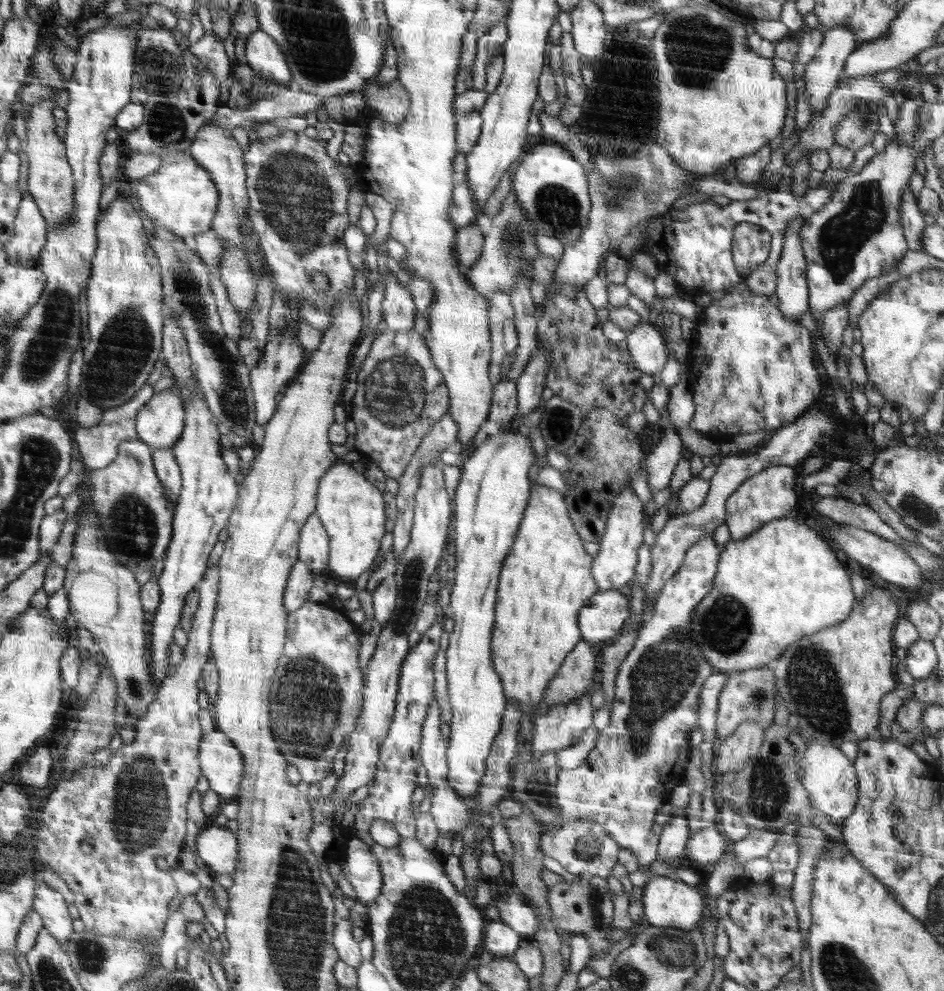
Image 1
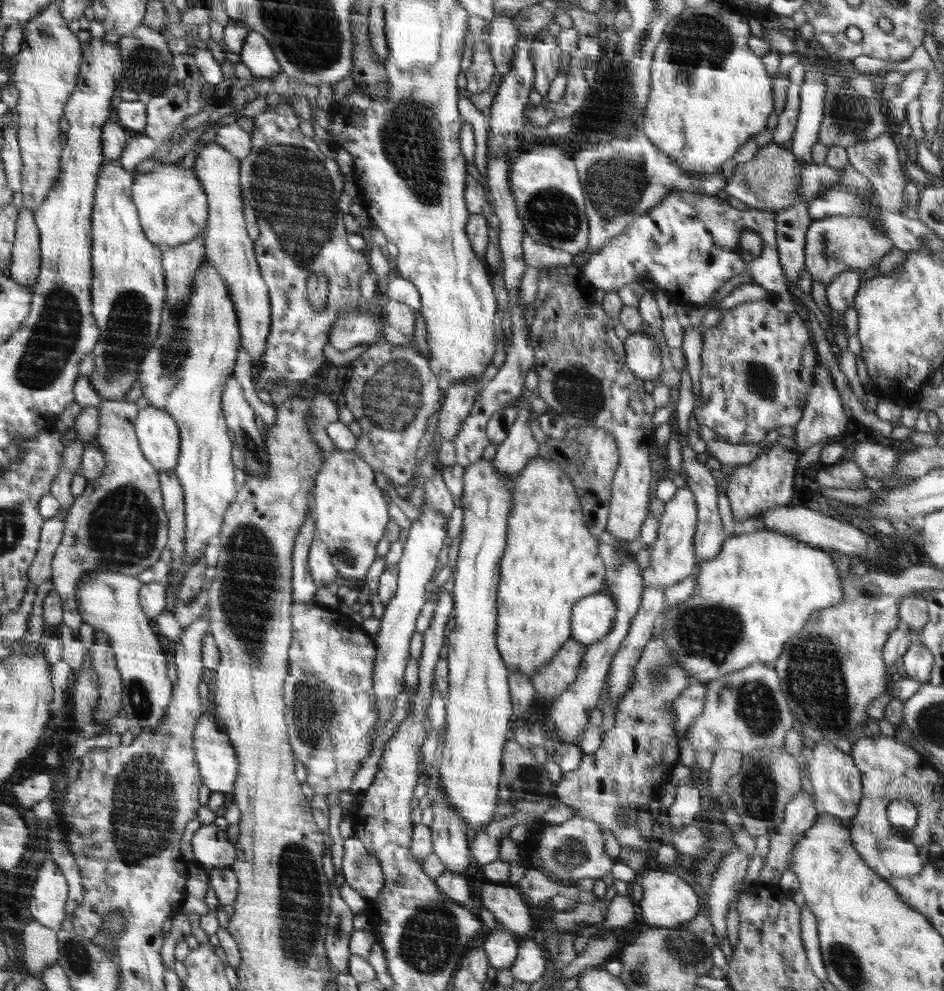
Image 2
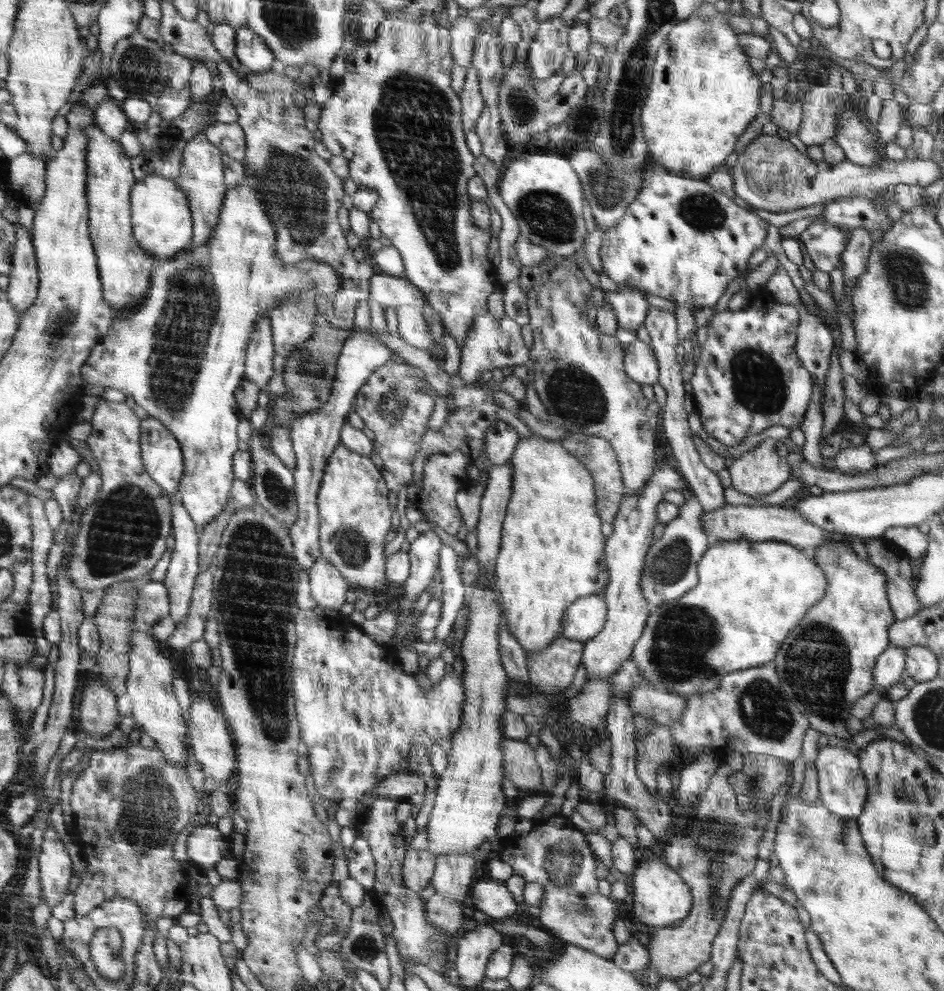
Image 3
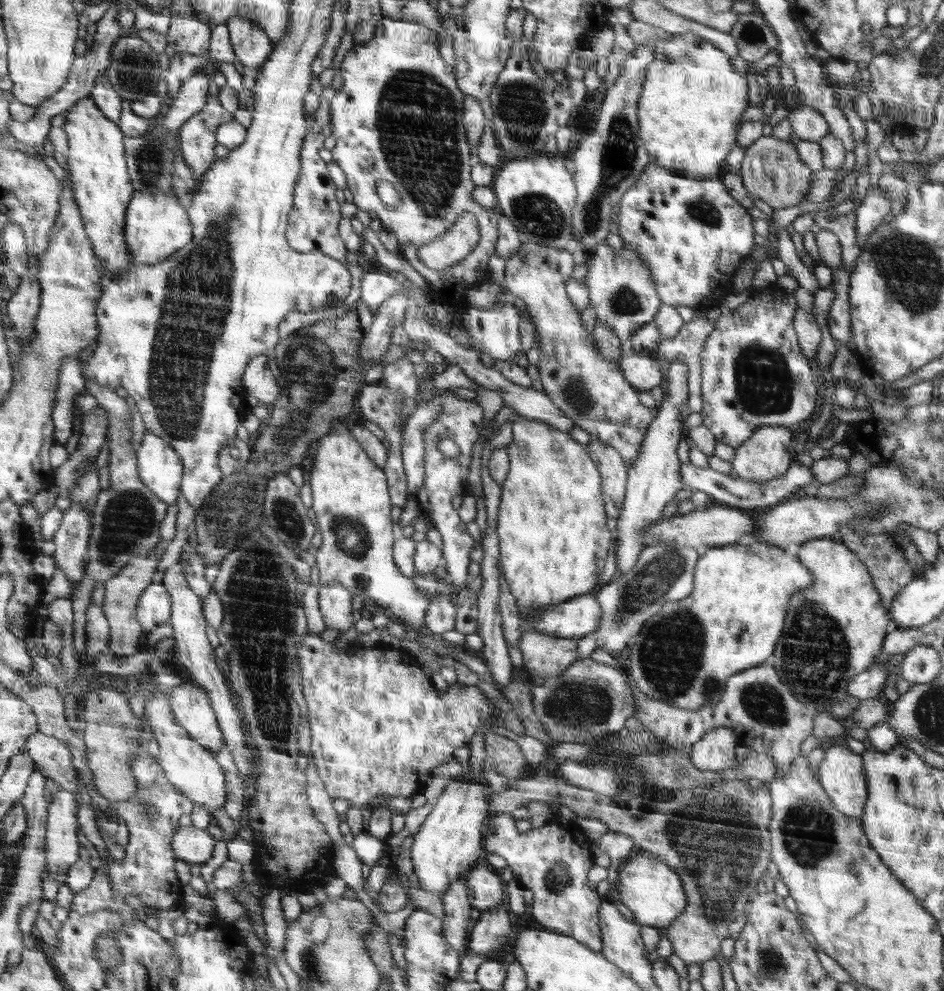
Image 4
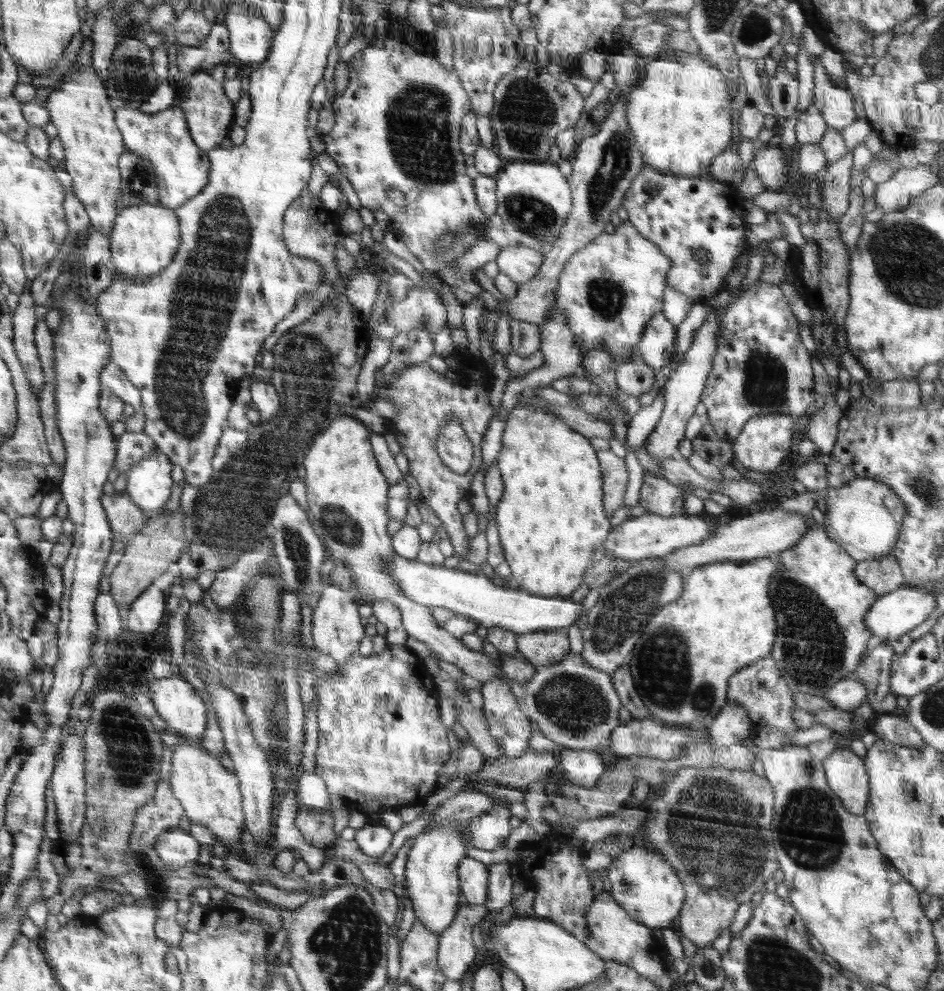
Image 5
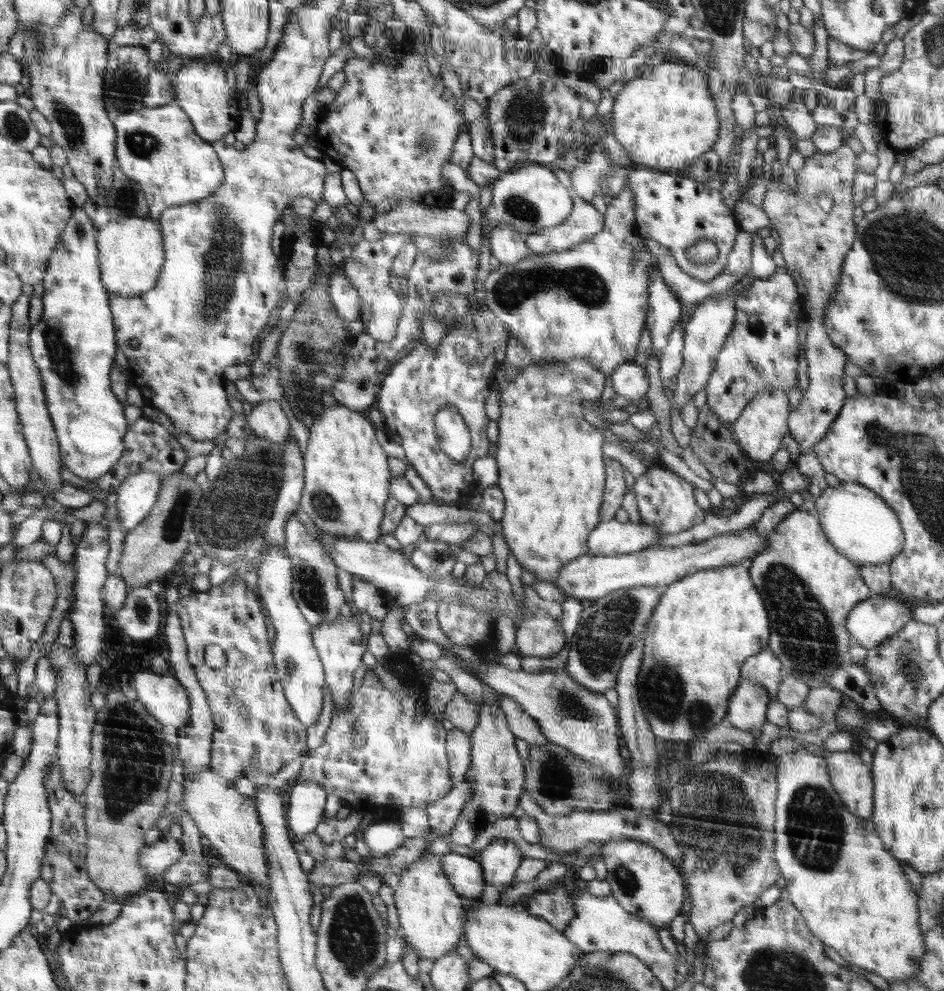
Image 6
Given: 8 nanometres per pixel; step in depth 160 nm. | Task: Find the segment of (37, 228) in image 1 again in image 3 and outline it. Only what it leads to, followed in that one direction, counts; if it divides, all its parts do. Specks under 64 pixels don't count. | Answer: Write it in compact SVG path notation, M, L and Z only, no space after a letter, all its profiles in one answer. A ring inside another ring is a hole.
M17 226L17 243L13 256L14 270L8 288L10 298L22 316L37 300L38 286L36 247L26 226Z

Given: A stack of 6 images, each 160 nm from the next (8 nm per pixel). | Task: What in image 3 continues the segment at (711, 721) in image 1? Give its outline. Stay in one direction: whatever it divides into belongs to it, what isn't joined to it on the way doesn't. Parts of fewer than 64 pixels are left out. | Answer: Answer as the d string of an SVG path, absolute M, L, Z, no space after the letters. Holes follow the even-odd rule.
M645 683L630 690L630 706L634 715L638 713L650 717L657 724L668 727L683 715L687 698Z

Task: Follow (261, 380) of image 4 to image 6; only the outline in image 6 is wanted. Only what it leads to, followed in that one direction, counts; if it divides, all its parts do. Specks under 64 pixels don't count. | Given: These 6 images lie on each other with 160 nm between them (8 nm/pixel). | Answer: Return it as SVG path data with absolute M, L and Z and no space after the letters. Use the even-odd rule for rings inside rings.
M263 400L253 405L253 410L245 414L247 428L254 431L260 440L272 446L282 446L289 441L290 424L280 404L275 400Z

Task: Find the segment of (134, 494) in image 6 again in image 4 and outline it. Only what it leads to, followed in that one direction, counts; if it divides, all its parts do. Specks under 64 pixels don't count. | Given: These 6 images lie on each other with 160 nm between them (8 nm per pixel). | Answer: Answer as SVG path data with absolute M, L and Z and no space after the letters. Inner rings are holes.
M145 432L139 450L135 454L138 476L142 484L167 505L176 504L181 491L181 480L184 476L184 465L170 448L152 432Z

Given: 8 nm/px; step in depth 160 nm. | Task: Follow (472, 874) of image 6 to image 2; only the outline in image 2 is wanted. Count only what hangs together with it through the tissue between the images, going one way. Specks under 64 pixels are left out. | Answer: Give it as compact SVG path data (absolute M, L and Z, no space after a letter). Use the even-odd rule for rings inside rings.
M488 882L483 886L482 905L492 912L498 924L513 931L514 935L524 935L530 930L530 908L522 896L509 884Z

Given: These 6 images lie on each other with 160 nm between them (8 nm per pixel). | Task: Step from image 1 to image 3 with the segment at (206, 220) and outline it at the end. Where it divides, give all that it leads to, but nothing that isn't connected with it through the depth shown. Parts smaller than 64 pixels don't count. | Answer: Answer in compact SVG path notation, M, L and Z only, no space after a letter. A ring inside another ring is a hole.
M150 174L137 180L132 192L132 224L138 244L160 261L174 257L183 250L193 235L193 216L186 192L168 177Z

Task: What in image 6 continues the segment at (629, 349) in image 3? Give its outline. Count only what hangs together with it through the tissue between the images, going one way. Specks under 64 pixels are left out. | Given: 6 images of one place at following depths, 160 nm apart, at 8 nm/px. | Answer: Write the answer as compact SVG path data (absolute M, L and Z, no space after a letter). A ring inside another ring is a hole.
M637 363L621 364L611 374L612 386L618 396L629 398L629 401L636 401L648 392L648 378L642 366Z

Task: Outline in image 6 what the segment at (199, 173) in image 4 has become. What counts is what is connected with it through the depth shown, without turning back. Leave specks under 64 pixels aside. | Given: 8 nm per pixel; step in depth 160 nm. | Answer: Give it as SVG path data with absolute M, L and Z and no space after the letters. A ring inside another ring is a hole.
M201 59L186 61L183 68L172 78L176 89L177 105L188 115L195 133L208 143L220 141L228 132L234 132L240 120L238 95L227 84L226 72L216 62Z

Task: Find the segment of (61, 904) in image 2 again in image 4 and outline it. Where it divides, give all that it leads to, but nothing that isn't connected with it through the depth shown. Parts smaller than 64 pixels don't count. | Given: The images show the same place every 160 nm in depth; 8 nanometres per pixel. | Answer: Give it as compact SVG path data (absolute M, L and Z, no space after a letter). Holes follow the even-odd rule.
M63 788L47 808L45 870L59 885L66 882L70 866L78 860L78 822L72 792Z

